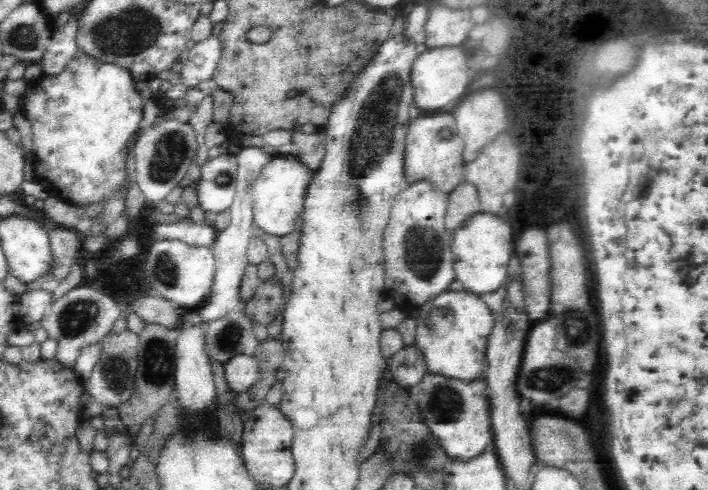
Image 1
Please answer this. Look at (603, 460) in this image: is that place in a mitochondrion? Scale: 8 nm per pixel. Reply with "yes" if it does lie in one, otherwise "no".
no

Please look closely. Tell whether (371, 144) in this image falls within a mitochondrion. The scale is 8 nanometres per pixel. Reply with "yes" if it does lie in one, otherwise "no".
yes

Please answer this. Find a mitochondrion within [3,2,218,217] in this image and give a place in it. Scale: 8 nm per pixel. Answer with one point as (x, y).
(130, 32)

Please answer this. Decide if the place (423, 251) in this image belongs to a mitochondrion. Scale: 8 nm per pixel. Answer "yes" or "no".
yes

